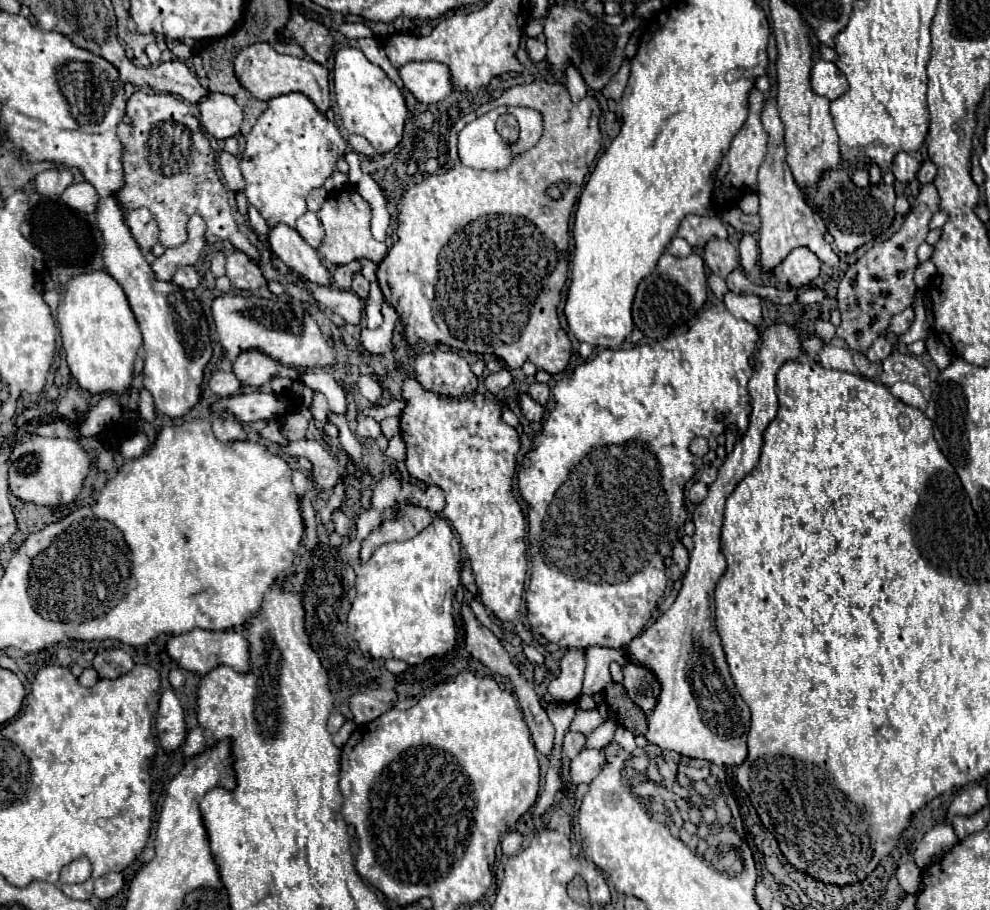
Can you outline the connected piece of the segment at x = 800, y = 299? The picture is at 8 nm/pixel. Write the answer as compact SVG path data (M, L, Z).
M808 289L808 291L798 293L796 303L800 303L800 305L814 305L814 303L822 301L824 297L826 297L826 293L822 289Z

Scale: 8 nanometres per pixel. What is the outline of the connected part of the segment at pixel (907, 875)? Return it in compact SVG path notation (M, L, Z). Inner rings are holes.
M902 865L896 871L898 871L898 883L900 883L900 887L906 893L916 893L916 889L920 885L920 869L916 865L912 865L912 871L910 871L910 865Z

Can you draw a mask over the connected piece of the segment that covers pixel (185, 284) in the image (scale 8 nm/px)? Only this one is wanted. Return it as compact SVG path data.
M182 267L182 269L176 271L172 283L176 283L182 289L196 289L198 283L200 283L200 277L198 277L194 267Z

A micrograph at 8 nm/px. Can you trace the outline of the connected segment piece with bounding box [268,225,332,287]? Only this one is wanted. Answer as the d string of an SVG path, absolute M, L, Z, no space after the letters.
M276 225L270 229L270 249L282 259L294 273L304 277L310 283L330 287L330 271L320 259L320 255L298 235L296 229L288 229L288 225Z

